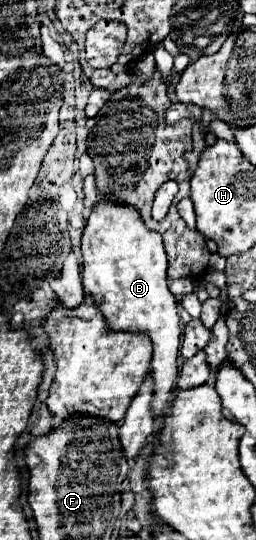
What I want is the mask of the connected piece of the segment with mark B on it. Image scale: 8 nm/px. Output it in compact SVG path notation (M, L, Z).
M97 202L87 218L83 236L81 236L81 254L83 254L83 286L87 294L93 294L97 306L101 308L111 330L129 330L145 332L153 342L153 360L151 374L155 378L155 398L153 410L155 416L163 416L165 408L171 402L171 390L175 388L177 378L177 354L181 346L181 322L177 316L175 296L167 286L167 258L161 234L149 230L139 214L139 210L125 202Z

